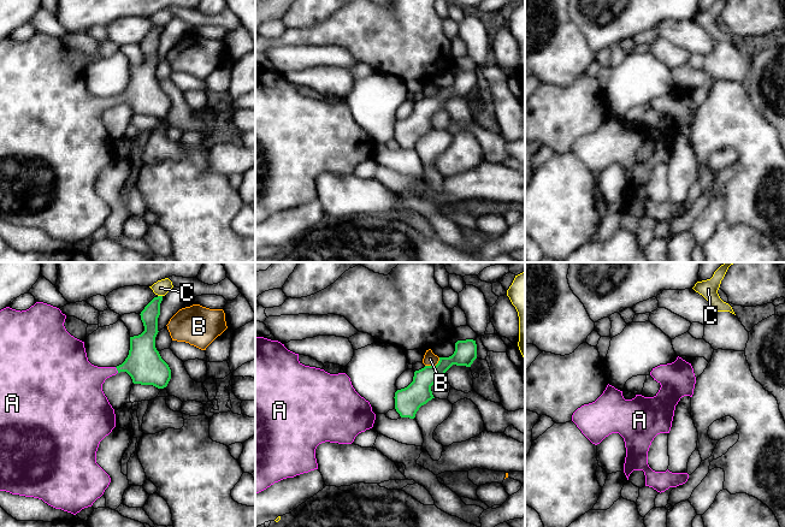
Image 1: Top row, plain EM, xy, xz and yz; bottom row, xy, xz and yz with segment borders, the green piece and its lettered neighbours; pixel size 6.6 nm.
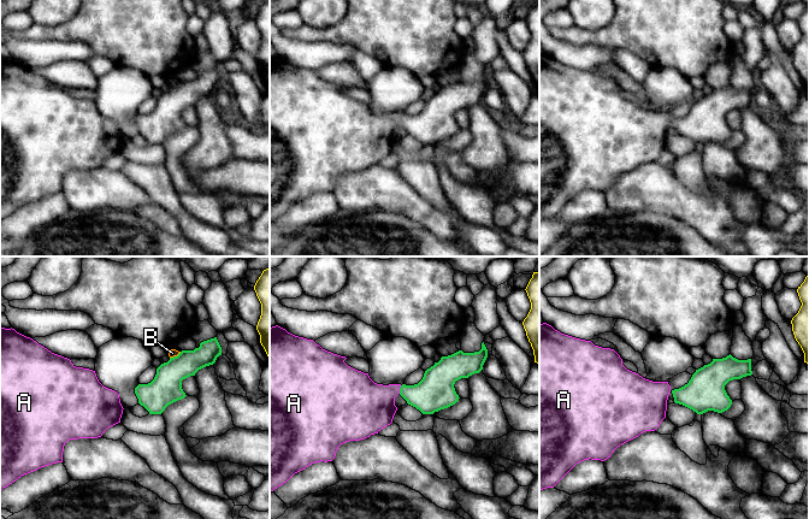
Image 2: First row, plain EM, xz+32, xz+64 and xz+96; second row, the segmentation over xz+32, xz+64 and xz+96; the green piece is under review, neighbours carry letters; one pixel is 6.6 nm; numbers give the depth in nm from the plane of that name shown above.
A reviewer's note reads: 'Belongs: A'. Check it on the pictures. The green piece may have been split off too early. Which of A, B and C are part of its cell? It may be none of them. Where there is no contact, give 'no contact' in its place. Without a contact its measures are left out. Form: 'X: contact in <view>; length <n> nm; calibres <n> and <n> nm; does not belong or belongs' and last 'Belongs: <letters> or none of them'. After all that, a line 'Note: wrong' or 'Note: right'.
A: contact in xy; length 50 nm; calibres 240 and 280 nm; belongs
B: contact in xz; length 120 nm; calibres 170 and 90 nm; does not belong
C: contact in xy; length 30 nm; calibres 120 and 100 nm; does not belong
Belongs: A
Note: right

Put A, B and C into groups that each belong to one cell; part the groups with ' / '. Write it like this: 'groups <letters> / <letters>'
groups A / B / C

